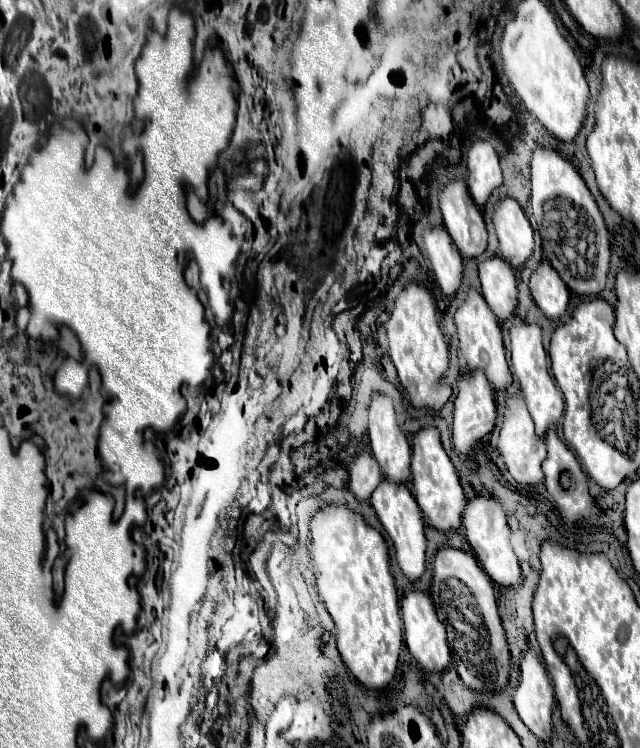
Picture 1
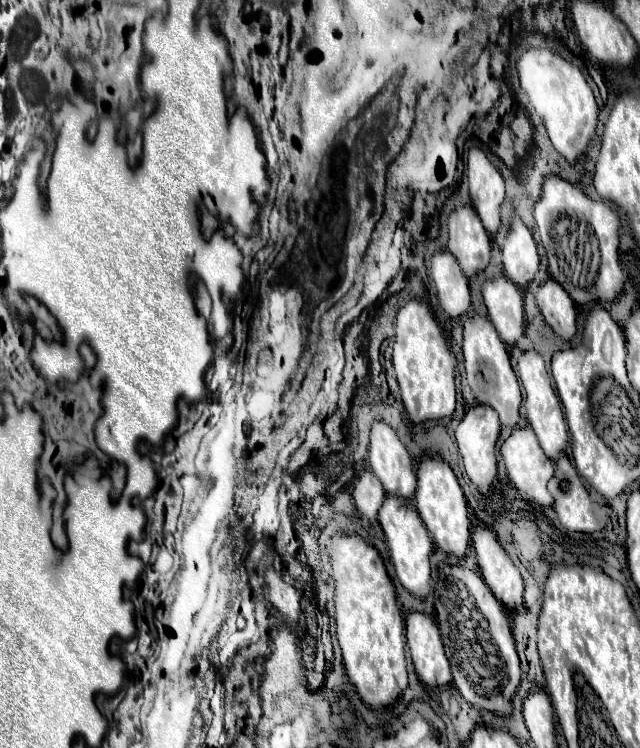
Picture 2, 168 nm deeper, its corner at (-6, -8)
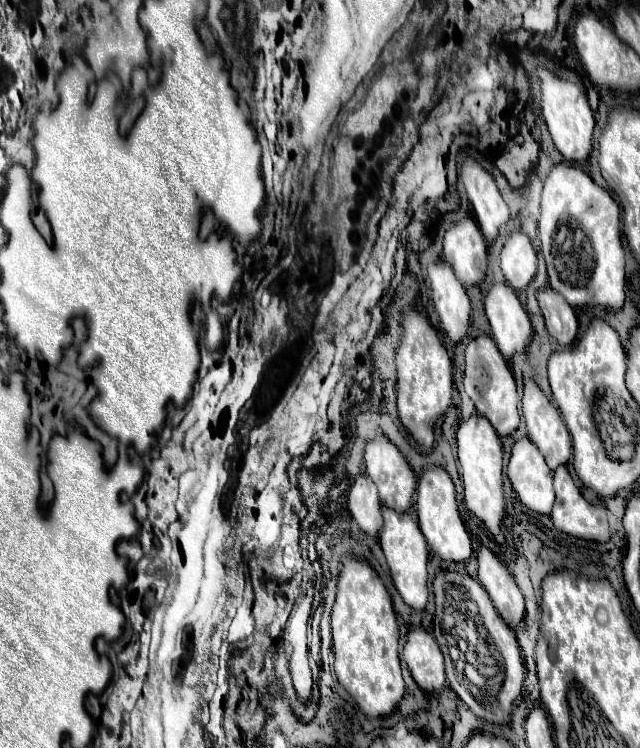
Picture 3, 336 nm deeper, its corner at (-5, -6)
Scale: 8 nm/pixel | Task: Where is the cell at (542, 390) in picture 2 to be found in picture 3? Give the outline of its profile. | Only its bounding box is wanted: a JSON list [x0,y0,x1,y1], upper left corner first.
[521,377,571,471]

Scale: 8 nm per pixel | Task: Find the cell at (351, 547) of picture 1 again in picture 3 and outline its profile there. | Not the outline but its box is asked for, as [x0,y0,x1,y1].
[331,557,405,717]

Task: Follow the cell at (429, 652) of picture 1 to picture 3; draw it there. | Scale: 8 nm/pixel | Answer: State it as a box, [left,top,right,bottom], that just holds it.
[403,627,445,693]

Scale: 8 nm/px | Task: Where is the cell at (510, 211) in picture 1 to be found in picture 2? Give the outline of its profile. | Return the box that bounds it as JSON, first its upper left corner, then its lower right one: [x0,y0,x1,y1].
[502,217,540,287]

